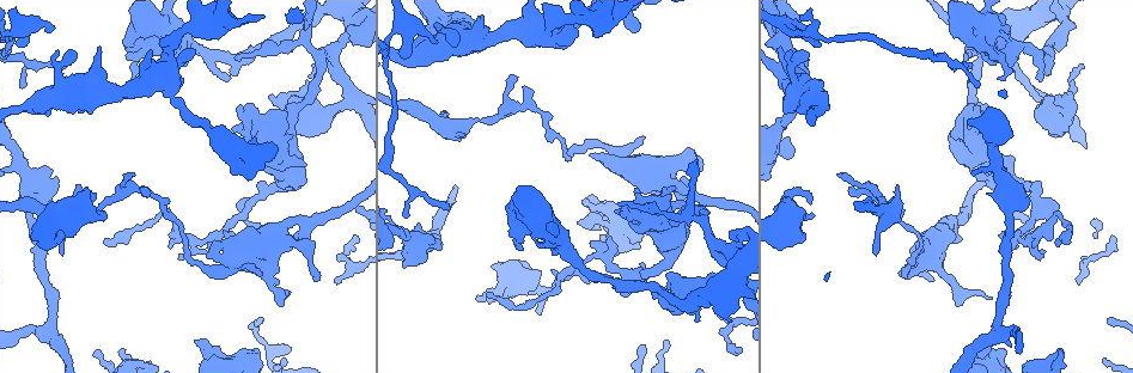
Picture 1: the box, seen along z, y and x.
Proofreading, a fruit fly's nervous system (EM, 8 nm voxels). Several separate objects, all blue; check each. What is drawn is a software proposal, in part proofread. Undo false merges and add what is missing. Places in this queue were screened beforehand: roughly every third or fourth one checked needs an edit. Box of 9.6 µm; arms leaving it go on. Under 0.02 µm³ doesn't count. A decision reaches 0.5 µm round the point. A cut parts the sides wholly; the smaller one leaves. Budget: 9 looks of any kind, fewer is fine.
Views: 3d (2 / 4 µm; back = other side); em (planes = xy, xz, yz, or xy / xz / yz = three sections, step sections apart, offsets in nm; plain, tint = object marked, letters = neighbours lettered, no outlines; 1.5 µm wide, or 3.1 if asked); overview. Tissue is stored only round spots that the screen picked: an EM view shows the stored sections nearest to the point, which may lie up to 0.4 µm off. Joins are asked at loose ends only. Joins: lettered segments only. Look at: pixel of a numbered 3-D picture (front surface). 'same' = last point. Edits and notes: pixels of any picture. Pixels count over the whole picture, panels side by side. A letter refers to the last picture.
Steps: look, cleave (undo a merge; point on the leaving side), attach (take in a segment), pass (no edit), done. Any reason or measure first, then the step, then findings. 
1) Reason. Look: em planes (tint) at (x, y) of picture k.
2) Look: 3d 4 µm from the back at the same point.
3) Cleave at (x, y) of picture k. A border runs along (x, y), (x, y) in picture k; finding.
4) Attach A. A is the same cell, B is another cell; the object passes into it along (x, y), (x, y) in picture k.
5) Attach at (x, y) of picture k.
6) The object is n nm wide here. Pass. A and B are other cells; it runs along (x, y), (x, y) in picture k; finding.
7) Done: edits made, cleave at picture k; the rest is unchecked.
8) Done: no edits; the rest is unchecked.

Sudden change in width. Look: 3d 4 µm at (301, 221) of picture 1.

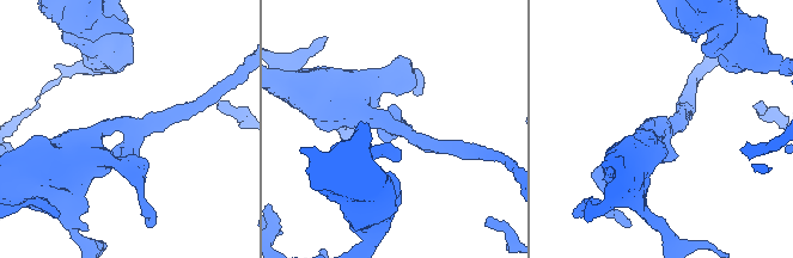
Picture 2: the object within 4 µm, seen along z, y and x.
Shape alone is not enough. Look: em planes (plain) at (398, 129) of picture 2.

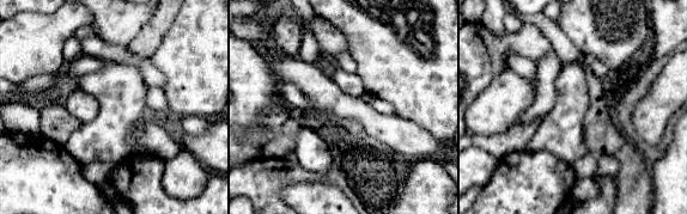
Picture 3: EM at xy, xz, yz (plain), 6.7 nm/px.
See the neighbours. Look: em planes (letters) at the same point.

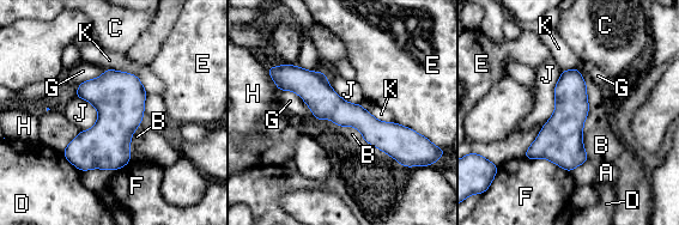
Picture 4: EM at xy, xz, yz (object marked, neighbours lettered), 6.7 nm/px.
The object is 280 nm wide here. Pass. A, B, C, D, E, F, G, H, J and K are other cells; it runs along (285, 86), (405, 129) in picture 4; one neuron here.

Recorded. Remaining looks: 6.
Abrupt turn. Look: 3d 2 µm at (549, 294) of picture 1.

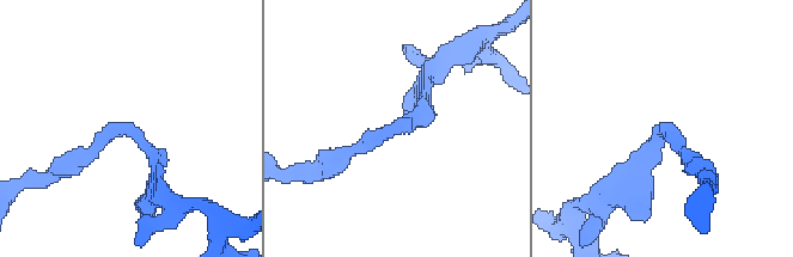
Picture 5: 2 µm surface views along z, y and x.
Look: em xz step 4 (tint) at (659, 136) of picture 5.

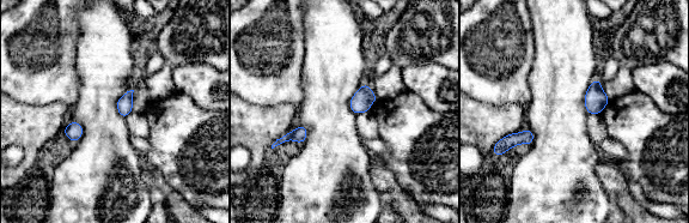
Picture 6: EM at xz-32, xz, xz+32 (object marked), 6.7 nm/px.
Look: em planes (letters) at the same point.

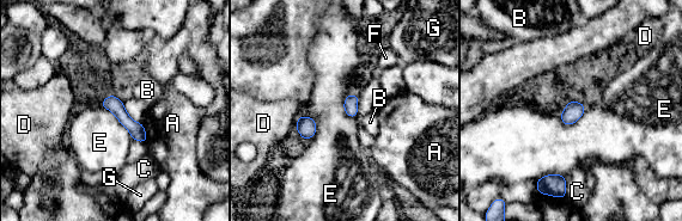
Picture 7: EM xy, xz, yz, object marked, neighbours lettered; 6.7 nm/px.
Pass. A, B, C, D, E, F and G are other cells; it runs along (109, 99), (144, 139) in picture 7; continuous, no second neuron.

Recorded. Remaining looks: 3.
Thin end. Look: em planes (letters) at (488, 294) of picture 1.

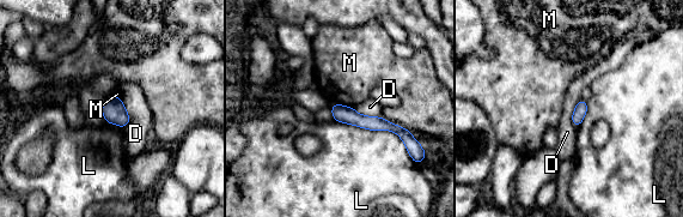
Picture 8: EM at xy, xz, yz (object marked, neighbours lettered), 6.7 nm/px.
The longest contact is with L, 550 nm. Pass. D, L and M are other cells; none of them fits.

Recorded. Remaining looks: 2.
Free end. Look: em planes (letters) at (1007, 346) of picture 1.

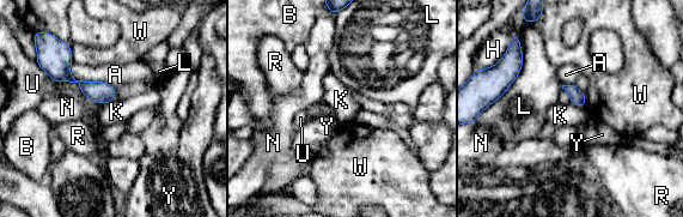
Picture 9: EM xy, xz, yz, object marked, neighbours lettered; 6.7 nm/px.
Pass. A, B, H, K, L, N, R, U, W and Y are other cells; it runs along (43, 60), (110, 97) in picture 9; none of them fits.

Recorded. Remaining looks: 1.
Done: no edits; the rest is unchecked.

